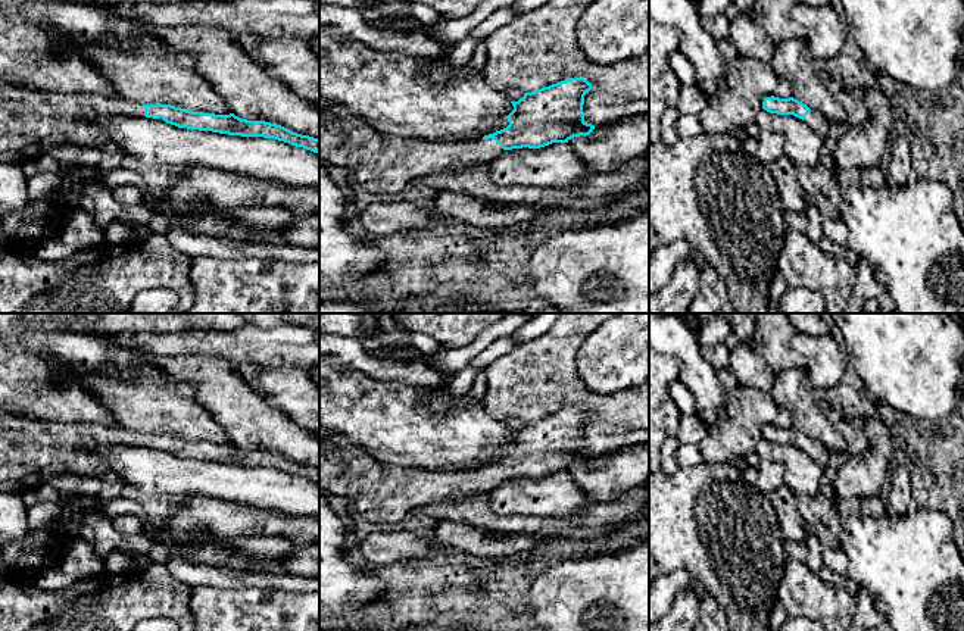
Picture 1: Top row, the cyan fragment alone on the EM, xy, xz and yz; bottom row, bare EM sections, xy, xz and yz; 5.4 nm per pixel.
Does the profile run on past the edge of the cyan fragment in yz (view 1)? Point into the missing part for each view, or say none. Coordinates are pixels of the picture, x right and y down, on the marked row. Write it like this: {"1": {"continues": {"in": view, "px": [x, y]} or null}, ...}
{"1": {"continues": {"in": "yz", "px": [816, 121]}}}

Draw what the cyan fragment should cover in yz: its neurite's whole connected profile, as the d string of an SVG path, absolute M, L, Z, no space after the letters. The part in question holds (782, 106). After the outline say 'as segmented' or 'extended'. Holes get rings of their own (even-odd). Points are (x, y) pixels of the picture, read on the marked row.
M774 96L765 97L762 101L762 109L770 113L793 115L802 119L823 140L829 134L830 122L820 112L811 110L807 104L793 97L789 99L779 99Z; extended

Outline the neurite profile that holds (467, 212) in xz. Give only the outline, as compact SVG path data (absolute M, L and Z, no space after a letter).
M442 191L436 194L430 213L444 227L484 232L497 228L518 228L545 209L531 203L490 202L469 194Z

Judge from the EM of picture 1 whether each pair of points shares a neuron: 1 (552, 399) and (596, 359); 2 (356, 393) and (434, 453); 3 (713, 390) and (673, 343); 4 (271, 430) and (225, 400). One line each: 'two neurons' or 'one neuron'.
1: two neurons
2: one neuron
3: one neuron
4: one neuron

